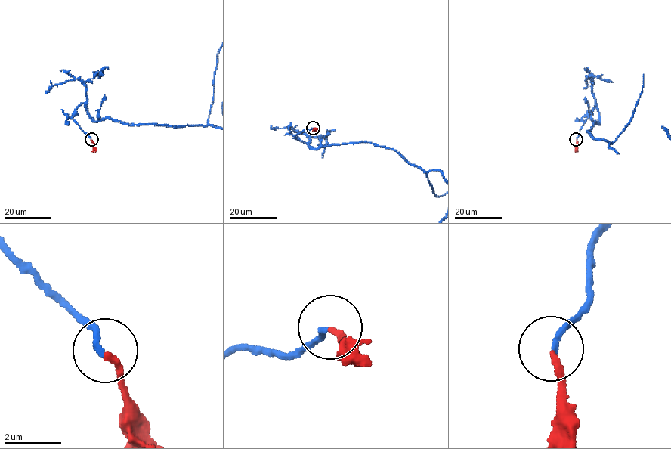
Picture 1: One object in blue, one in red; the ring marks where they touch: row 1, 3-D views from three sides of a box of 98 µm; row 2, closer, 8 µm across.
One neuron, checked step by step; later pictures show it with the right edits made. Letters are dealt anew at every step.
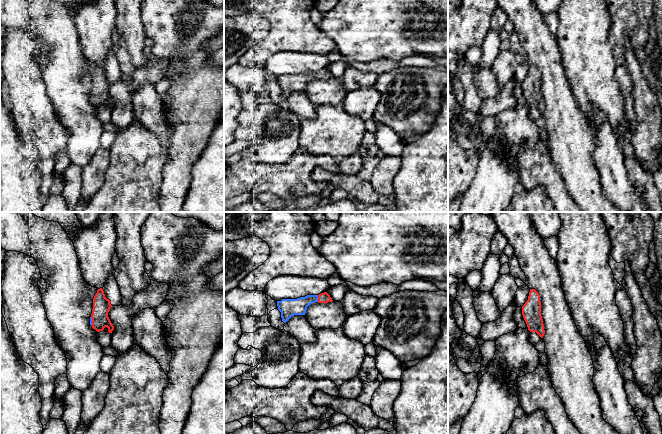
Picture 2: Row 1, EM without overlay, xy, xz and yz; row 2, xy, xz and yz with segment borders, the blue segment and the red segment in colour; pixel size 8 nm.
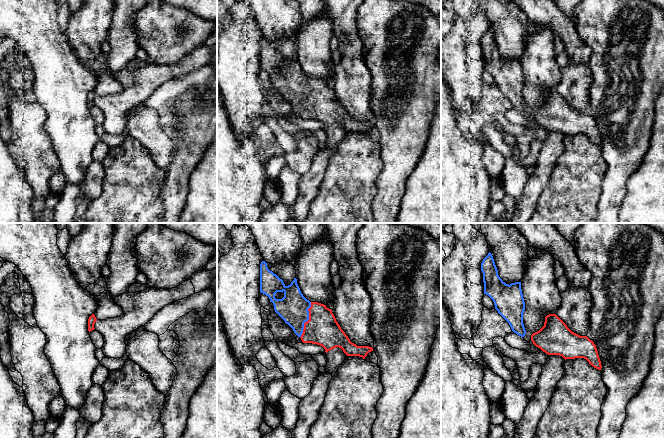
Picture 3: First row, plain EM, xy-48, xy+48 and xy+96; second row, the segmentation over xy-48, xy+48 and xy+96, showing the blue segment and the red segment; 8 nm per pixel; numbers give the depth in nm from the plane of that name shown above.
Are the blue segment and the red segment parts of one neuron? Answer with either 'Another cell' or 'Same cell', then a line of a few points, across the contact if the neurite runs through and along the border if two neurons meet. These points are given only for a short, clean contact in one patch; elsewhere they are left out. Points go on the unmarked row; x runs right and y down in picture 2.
Same cell. Line: xz (288, 83), (317, 74), (324, 73)

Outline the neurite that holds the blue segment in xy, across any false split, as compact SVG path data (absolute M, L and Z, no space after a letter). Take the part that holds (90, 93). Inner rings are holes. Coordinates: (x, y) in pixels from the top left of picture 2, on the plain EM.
M98 65L93 74L93 85L90 93L90 101L97 108L103 107L105 103L108 104L109 109L114 106L114 102L108 93L108 88L112 83L110 79L111 77L105 73L103 65Z

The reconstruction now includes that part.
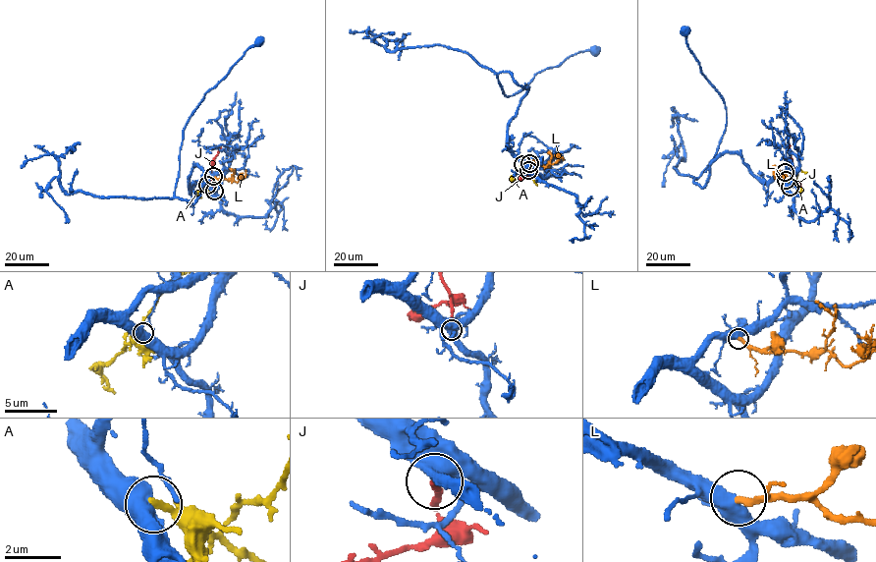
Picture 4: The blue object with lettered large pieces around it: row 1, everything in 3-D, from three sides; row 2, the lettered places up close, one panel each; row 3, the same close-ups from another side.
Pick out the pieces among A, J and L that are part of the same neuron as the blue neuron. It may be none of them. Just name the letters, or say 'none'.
L

